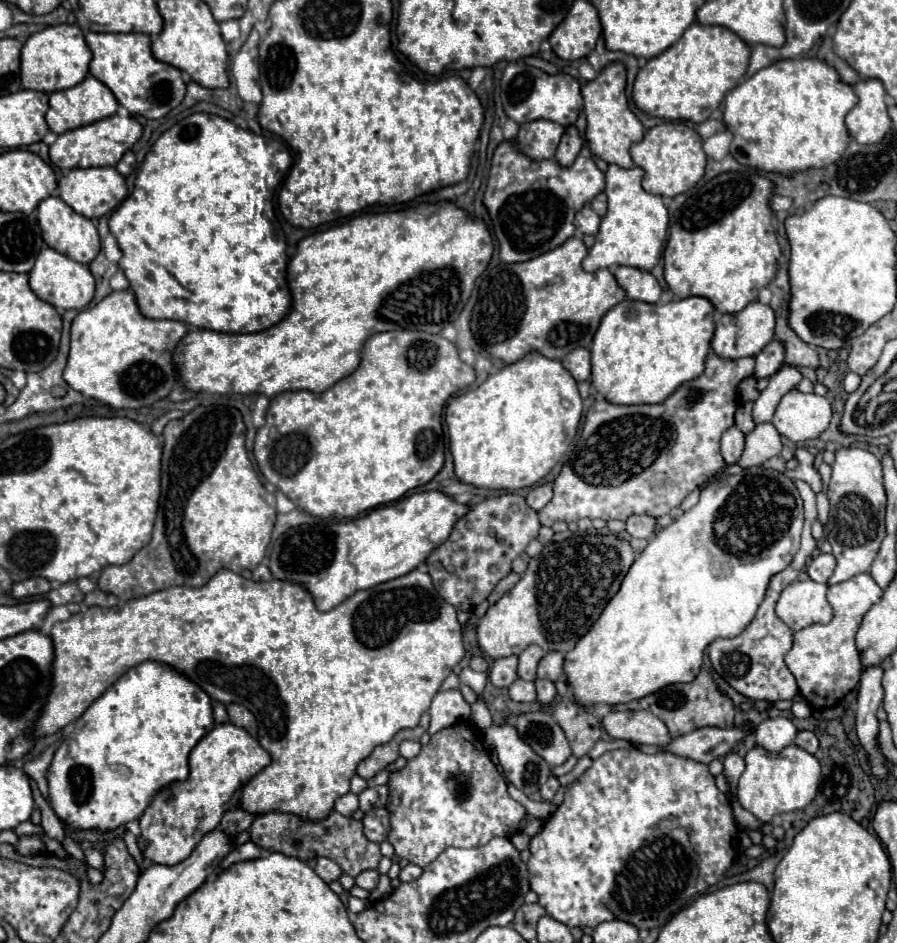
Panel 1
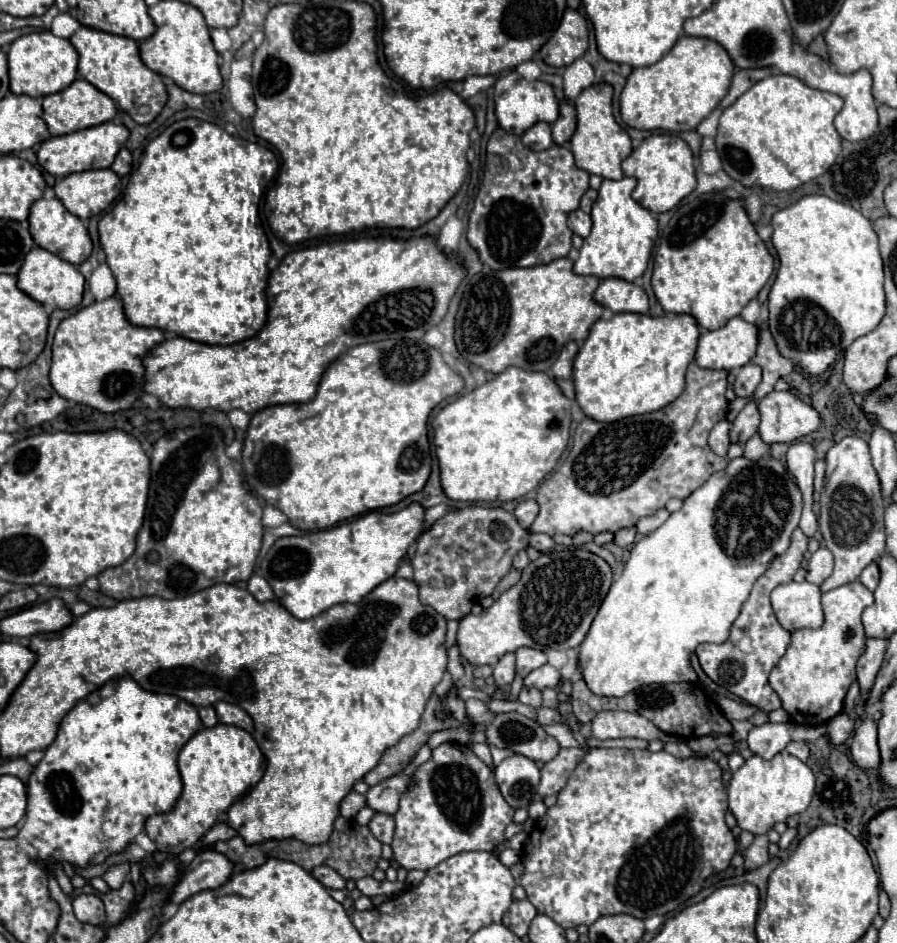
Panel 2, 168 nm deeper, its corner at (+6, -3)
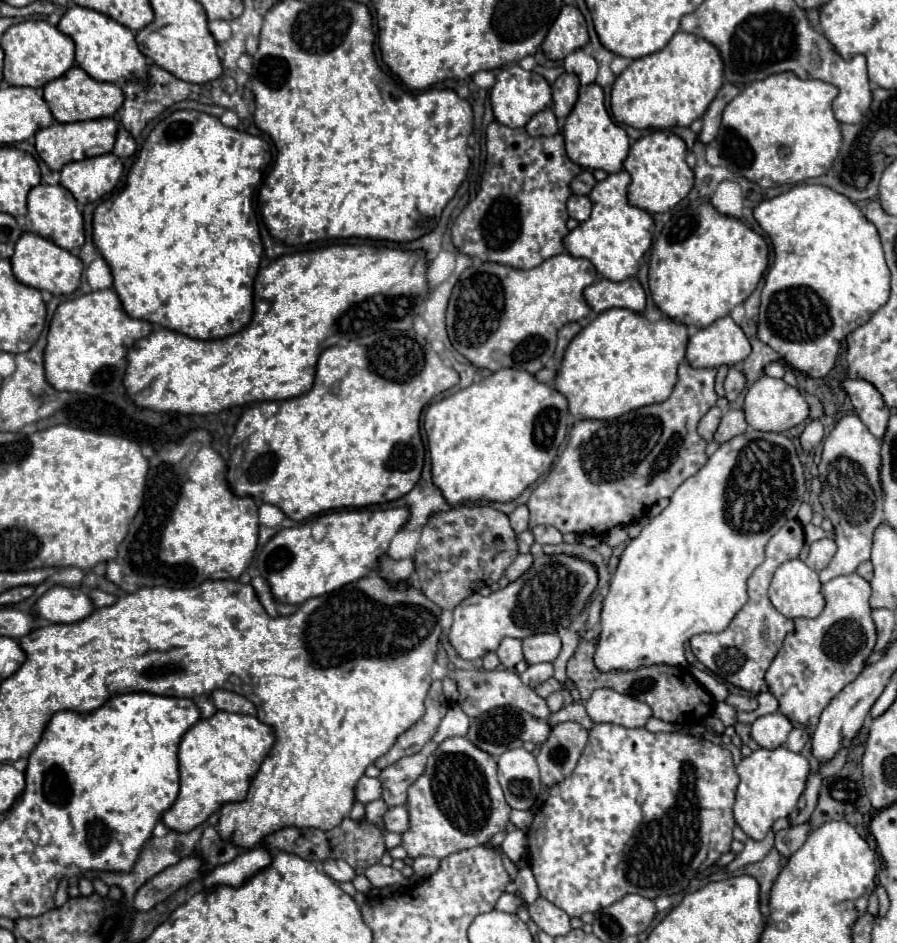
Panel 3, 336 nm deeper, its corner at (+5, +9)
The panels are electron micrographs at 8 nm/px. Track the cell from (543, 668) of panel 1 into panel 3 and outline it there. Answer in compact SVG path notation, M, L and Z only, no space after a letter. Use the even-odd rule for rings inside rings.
M543 662L543 664L529 664L527 670L521 674L523 684L535 688L535 684L541 684L553 676L553 664Z

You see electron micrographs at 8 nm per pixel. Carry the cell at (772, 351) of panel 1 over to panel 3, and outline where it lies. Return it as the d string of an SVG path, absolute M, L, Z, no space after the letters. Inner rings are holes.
M731 366L729 372L727 372L727 378L725 378L725 390L727 390L727 400L733 402L745 388L747 384L747 378L745 378L745 372L739 368L739 366Z

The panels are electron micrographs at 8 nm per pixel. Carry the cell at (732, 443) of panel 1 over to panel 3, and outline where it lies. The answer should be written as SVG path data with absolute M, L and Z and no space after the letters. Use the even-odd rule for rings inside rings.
M713 406L713 408L701 418L701 422L699 422L699 426L697 426L697 432L699 432L707 442L713 440L715 432L717 432L717 428L719 428L721 416L723 416L723 412L721 412L717 406Z

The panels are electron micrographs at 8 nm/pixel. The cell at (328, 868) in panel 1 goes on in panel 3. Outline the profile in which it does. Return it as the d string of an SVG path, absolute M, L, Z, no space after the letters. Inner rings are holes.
M325 860L323 870L335 882L351 882L355 878L355 870L345 860Z

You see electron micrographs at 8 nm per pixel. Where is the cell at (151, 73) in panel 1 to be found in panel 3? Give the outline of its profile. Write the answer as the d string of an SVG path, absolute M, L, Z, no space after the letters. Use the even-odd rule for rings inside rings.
M73 6L61 18L57 28L63 34L71 36L71 40L75 42L75 62L91 78L95 78L99 82L111 82L111 84L145 82L147 80L147 76L149 76L147 74L147 70L149 70L147 58L141 54L141 50L135 42L135 34L127 26L111 20L109 16L105 16L101 12Z

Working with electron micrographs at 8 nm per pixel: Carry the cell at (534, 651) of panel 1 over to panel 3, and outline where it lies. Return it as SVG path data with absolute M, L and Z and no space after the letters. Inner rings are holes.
M535 634L523 640L525 662L553 662L561 650L561 640L555 634Z

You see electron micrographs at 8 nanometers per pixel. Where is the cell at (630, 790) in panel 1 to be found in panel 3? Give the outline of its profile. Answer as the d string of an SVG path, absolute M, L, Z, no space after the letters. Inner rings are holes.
M597 724L589 732L589 742L583 750L583 756L577 762L577 768L569 778L555 784L549 790L549 798L543 804L543 808L535 814L535 820L531 828L527 830L527 852L529 852L529 868L533 870L533 876L539 886L541 898L553 902L561 910L569 912L569 916L581 916L583 912L597 912L601 908L611 906L615 900L621 900L625 894L641 894L645 898L655 900L657 896L673 896L679 892L685 892L689 882L695 878L701 862L707 858L709 846L711 846L711 830L725 830L729 828L729 822L733 822L733 802L735 802L735 788L739 784L739 776L733 766L731 752L725 746L713 744L705 738L695 738L687 734L651 734L645 728L625 728L617 724ZM633 836L639 836L639 856L629 854L637 852L631 850L631 844L637 844Z

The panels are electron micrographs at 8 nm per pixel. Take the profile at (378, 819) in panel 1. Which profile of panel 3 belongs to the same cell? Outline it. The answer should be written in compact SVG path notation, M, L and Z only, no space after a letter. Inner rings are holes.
M393 806L385 812L383 816L383 824L385 824L385 830L387 832L405 832L407 830L407 810L405 806Z

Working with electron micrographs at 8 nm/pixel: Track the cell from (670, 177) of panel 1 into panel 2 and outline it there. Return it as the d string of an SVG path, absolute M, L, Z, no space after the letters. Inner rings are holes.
M652 134L648 136L624 162L622 170L626 176L634 176L638 180L632 198L646 210L660 214L672 210L676 204L680 204L682 198L686 198L696 188L696 176L694 176L694 156L688 148L688 144L672 134Z

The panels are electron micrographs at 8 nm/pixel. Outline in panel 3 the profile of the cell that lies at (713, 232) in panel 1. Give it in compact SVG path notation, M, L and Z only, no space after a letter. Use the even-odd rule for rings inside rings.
M699 200L697 206L685 206L673 212L671 220L663 226L651 250L649 262L649 288L655 304L673 320L685 326L705 328L717 318L727 316L737 304L745 302L757 288L769 262L769 246L761 234L747 228L741 220L725 216L715 210L709 200Z

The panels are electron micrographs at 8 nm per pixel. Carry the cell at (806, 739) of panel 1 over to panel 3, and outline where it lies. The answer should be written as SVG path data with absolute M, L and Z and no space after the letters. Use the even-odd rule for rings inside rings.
M795 728L795 730L789 734L785 746L787 746L791 752L801 752L801 748L805 746L807 740L809 740L807 730L805 730L805 728Z

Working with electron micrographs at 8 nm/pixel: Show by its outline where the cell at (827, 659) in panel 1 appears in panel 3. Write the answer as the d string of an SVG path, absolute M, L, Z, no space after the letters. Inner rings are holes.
M857 572L837 576L823 584L821 588L827 604L823 612L817 618L795 618L795 630L787 634L781 650L777 652L775 660L771 662L765 680L769 684L769 692L779 700L779 712L785 714L791 722L803 724L803 726L817 726L821 712L827 708L827 704L849 684L853 682L859 672L863 670L863 662L873 652L877 632L875 624L871 620L871 608L869 608L869 596L871 586L865 578L861 578Z

